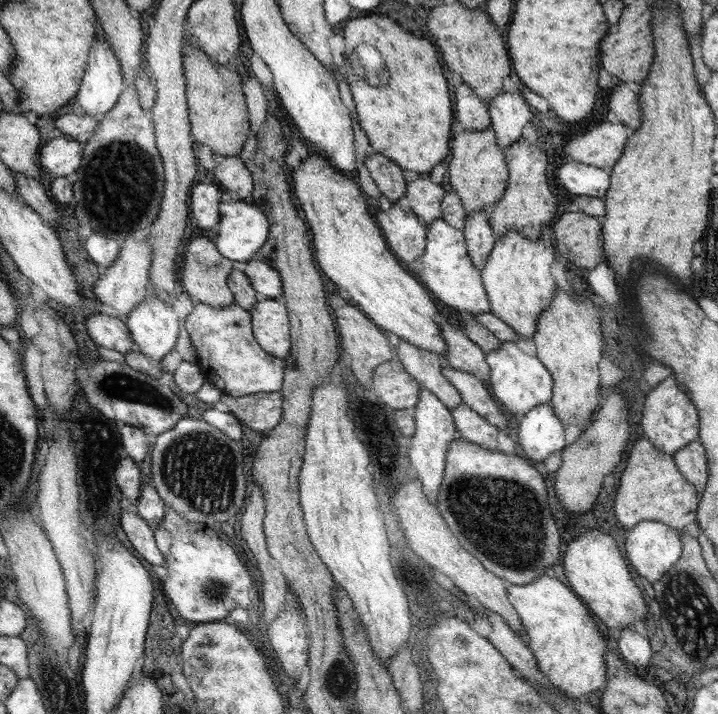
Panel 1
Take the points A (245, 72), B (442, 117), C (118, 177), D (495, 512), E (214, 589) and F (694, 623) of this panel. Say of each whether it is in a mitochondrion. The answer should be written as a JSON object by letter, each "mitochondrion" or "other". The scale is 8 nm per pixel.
{"A":"other","B":"other","C":"mitochondrion","D":"mitochondrion","E":"mitochondrion","F":"mitochondrion"}

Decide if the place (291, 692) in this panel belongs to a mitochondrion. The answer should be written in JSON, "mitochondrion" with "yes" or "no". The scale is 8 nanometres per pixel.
{"mitochondrion":"no"}

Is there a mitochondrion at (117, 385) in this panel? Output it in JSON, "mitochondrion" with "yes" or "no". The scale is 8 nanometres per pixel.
{"mitochondrion":"yes"}

